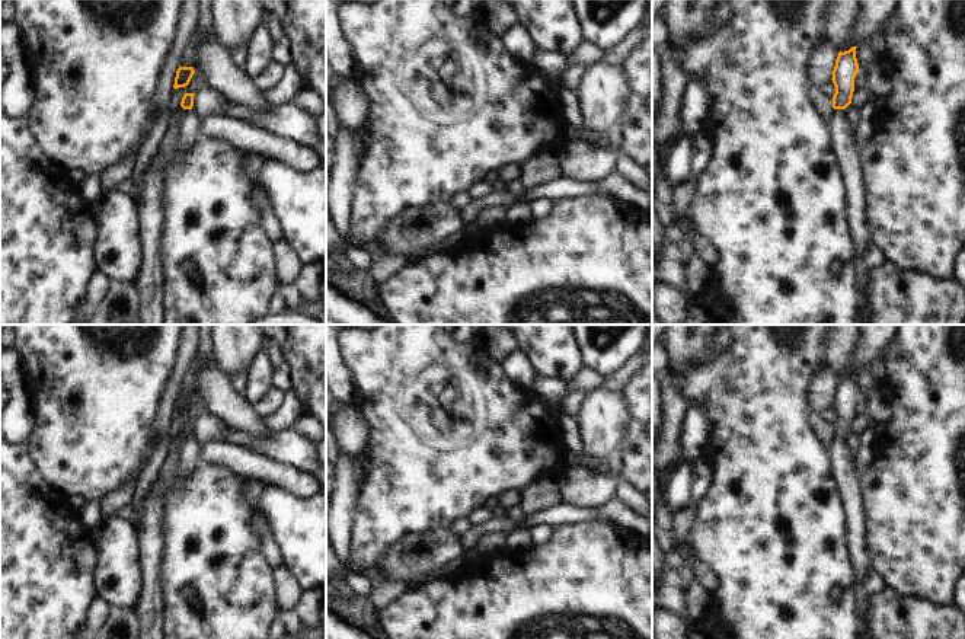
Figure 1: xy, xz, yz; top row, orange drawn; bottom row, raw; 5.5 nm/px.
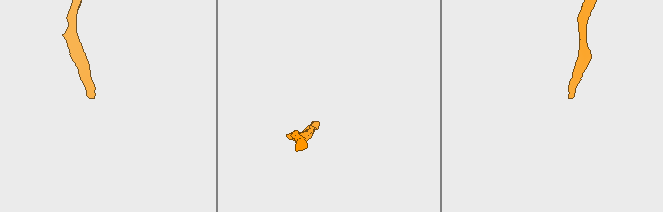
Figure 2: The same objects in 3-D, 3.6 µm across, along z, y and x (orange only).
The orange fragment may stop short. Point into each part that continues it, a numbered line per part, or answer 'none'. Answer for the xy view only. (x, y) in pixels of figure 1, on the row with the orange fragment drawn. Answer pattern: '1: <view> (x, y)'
1: xy (188, 122)

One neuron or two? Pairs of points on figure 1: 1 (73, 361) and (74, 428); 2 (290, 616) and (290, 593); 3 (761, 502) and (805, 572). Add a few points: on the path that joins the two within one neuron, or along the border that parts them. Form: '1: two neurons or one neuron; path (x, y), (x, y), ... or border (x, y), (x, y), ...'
1: one neuron; path (83, 377), (83, 412)
2: two neurons; border (293, 607), (280, 610)
3: one neuron; path (770, 523), (780, 561), (785, 565)

